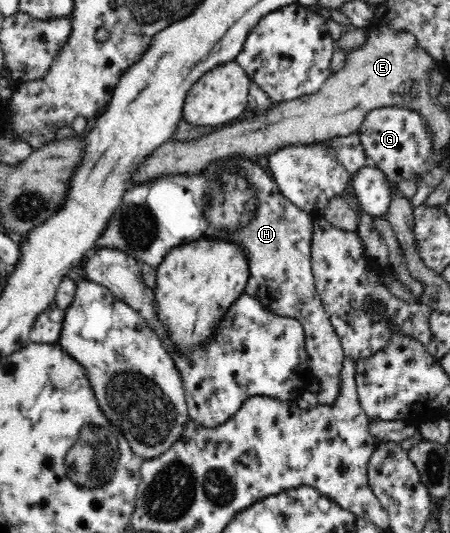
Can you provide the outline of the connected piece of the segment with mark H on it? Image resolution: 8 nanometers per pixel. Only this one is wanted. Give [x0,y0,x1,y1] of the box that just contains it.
[87,158,344,405]

